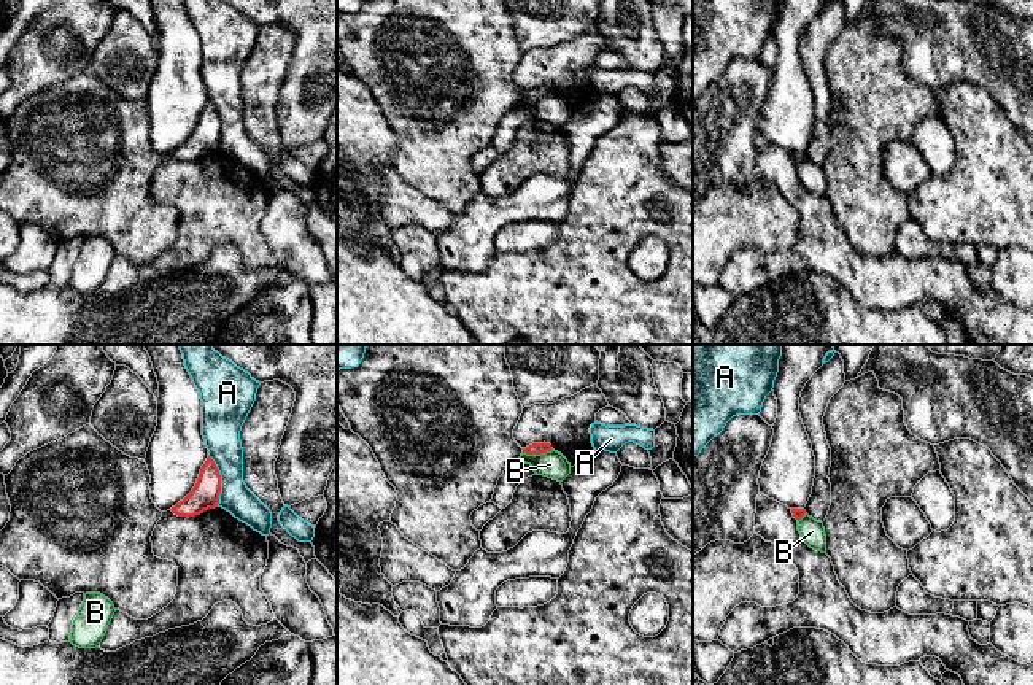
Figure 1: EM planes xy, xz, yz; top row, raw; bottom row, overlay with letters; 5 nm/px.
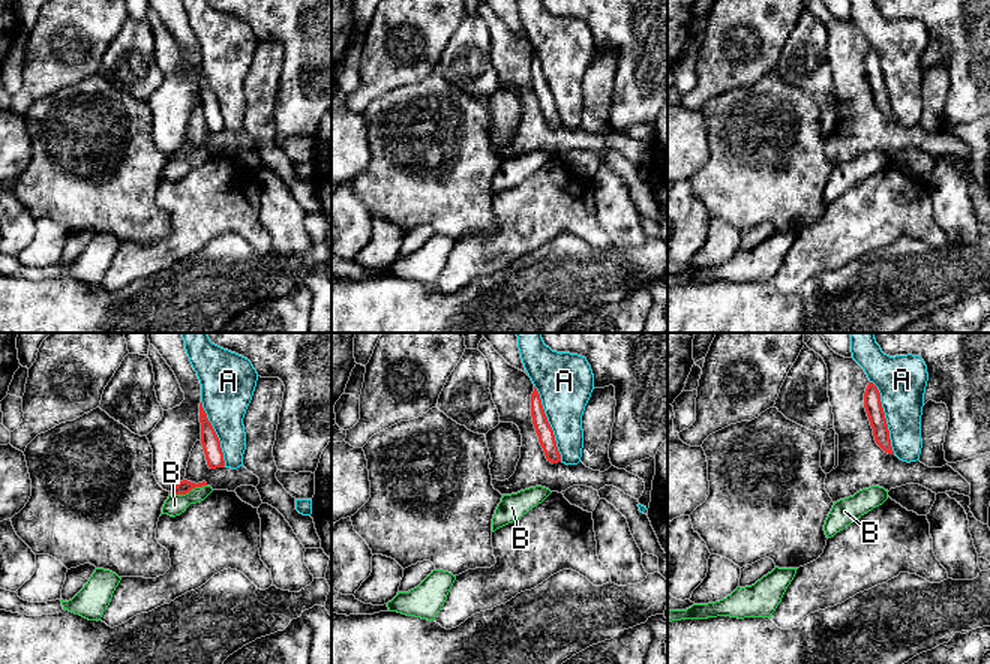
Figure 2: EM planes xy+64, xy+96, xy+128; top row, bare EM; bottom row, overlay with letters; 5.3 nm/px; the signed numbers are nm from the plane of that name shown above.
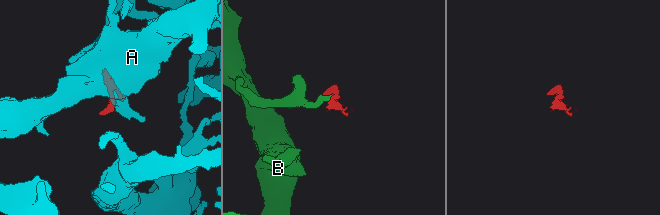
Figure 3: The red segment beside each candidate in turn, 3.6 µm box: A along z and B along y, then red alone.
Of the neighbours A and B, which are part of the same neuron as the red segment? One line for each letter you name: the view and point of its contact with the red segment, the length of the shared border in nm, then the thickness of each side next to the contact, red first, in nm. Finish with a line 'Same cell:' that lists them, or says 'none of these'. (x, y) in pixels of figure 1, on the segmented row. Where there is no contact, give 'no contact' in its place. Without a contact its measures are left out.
Same cell: none of these

